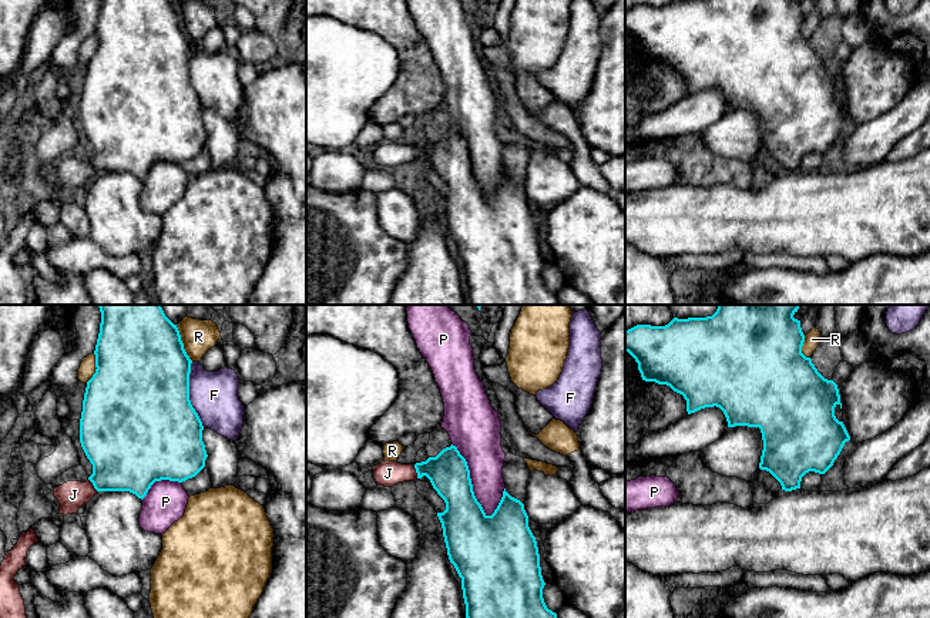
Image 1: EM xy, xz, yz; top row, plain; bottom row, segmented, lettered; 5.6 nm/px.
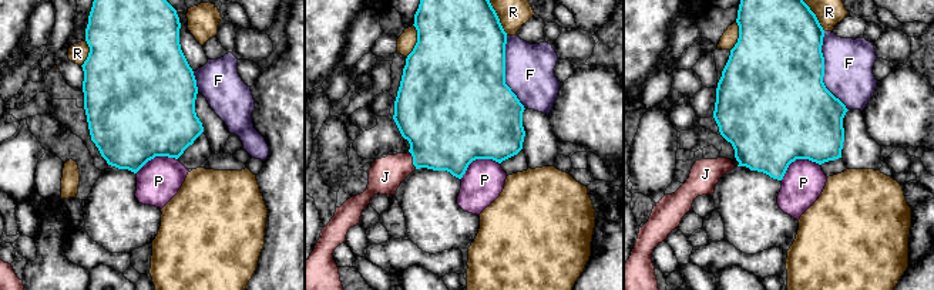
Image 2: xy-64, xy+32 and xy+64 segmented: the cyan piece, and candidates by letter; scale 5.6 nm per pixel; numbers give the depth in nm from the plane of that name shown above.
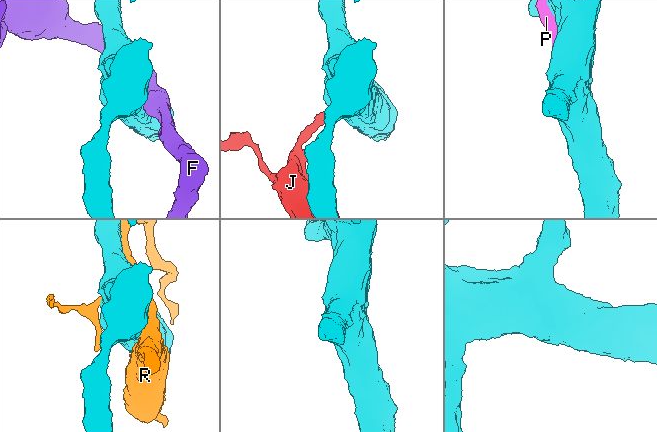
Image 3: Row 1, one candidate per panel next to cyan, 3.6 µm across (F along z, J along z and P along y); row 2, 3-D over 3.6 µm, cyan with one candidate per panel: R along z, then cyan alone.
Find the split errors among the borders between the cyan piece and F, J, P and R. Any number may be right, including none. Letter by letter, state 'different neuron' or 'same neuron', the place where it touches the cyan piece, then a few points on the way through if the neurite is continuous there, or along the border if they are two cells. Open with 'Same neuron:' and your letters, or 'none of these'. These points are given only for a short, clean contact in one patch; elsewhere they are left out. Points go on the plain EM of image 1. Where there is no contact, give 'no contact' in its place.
Same neuron: J
F: different neuron | xy (188, 76)
J: same neuron | xz (416, 153) | across xz (449, 154), (443, 151), (416, 153), (388, 154)
P: different neuron | xz (470, 161)
R: different neuron | xy (183, 24)

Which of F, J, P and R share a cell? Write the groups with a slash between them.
F / J / P / R

